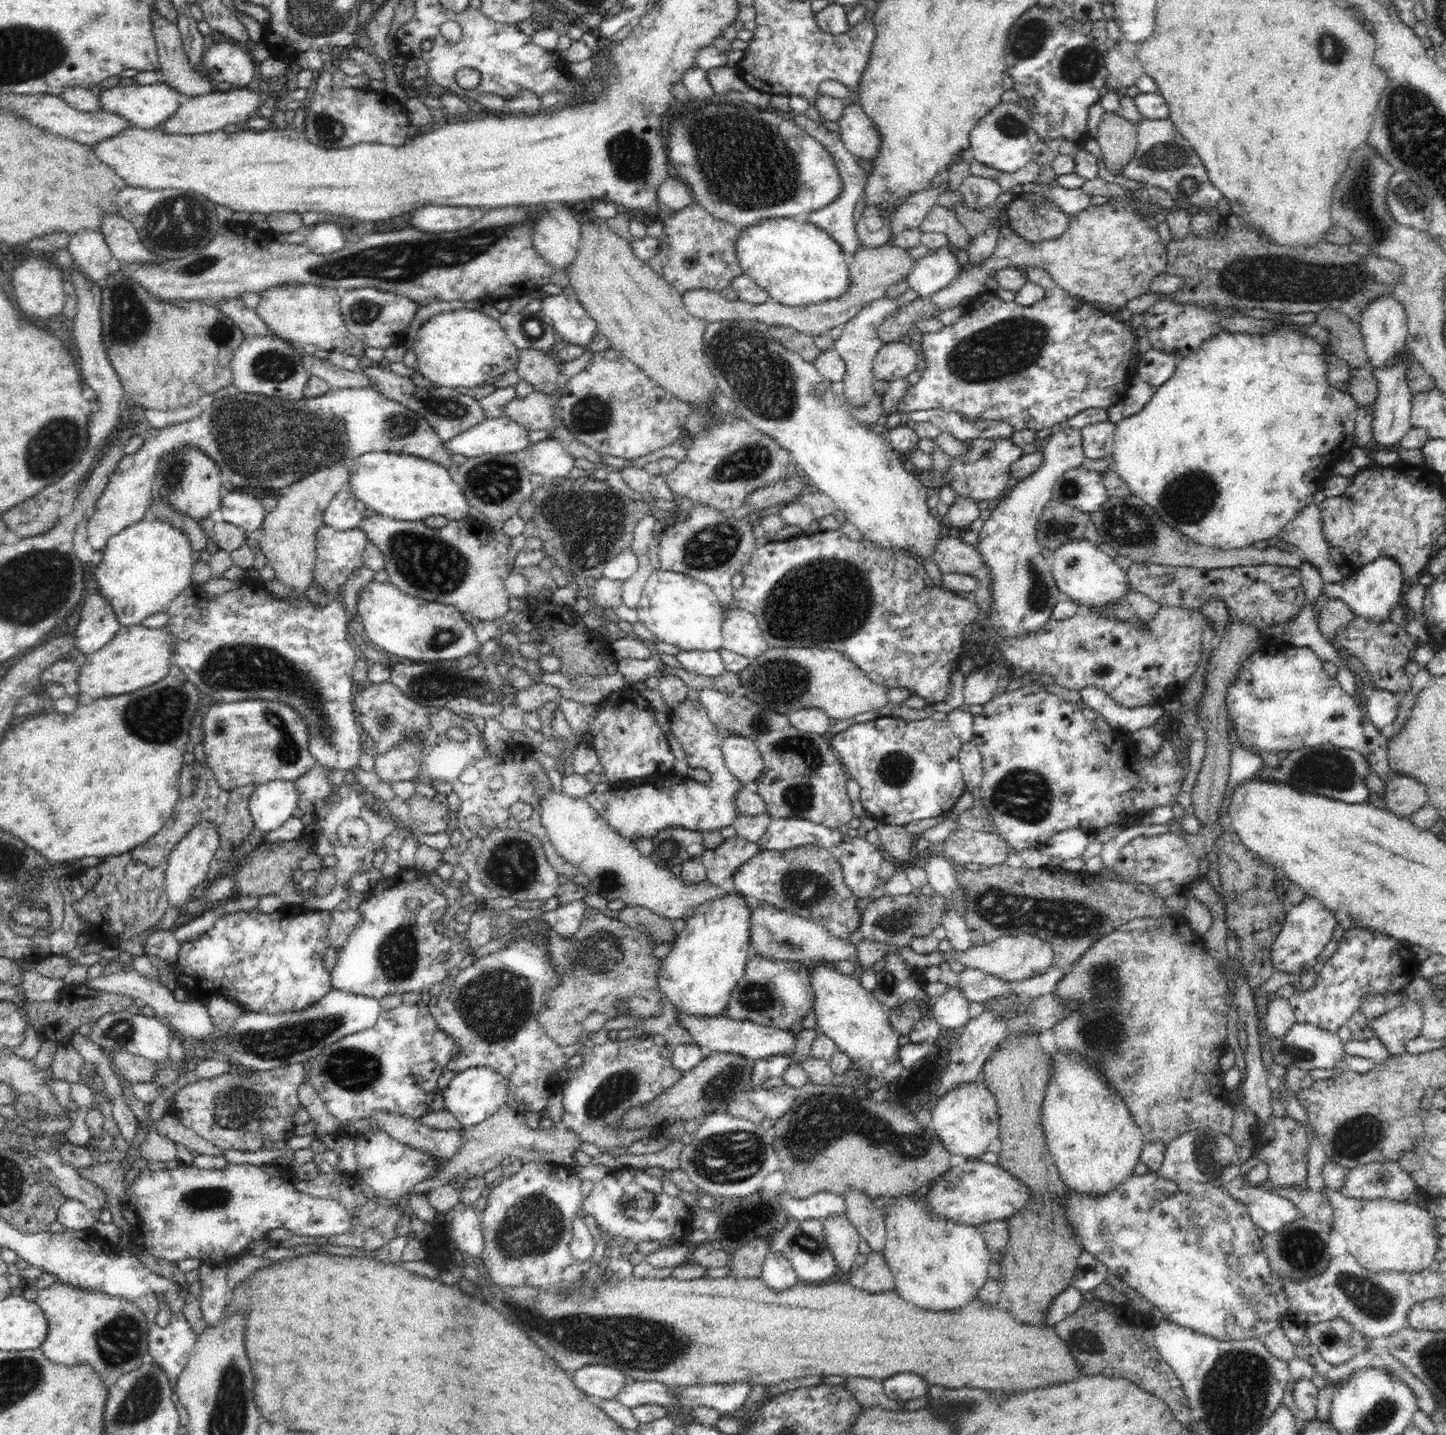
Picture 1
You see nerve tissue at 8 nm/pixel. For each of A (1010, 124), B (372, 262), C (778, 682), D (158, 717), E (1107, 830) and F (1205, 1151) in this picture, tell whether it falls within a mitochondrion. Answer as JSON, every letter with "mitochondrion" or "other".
{"A":"mitochondrion","B":"mitochondrion","C":"mitochondrion","D":"mitochondrion","E":"other","F":"mitochondrion"}

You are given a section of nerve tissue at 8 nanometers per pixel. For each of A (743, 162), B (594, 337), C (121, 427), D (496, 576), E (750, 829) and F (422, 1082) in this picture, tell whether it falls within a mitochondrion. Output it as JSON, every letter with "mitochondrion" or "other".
{"A":"mitochondrion","B":"other","C":"other","D":"other","E":"other","F":"other"}

